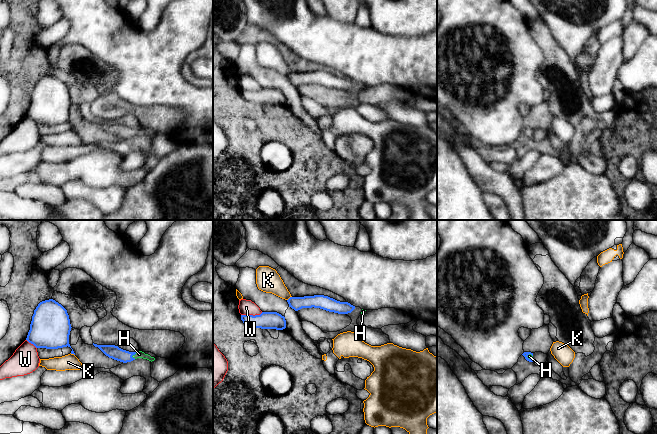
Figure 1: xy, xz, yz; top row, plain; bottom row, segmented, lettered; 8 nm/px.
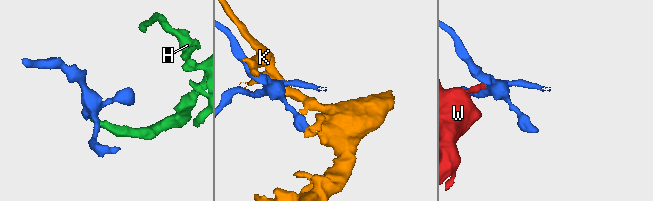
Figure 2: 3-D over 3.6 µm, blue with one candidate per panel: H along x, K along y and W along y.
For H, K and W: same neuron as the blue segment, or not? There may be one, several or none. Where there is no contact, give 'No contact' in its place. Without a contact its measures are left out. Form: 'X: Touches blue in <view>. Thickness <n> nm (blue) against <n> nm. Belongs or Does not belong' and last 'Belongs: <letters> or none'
H: Touches blue in xy. Thickness 110 nm (blue) against 60 nm. Belongs
K: Touches blue in xz. Thickness 110 nm (blue) against 190 nm. Does not belong
W: Touches blue in xz. Thickness 140 nm (blue) against 130 nm. Does not belong
Belongs: H

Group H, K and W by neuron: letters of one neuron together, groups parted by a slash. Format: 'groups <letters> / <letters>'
groups H / K / W

